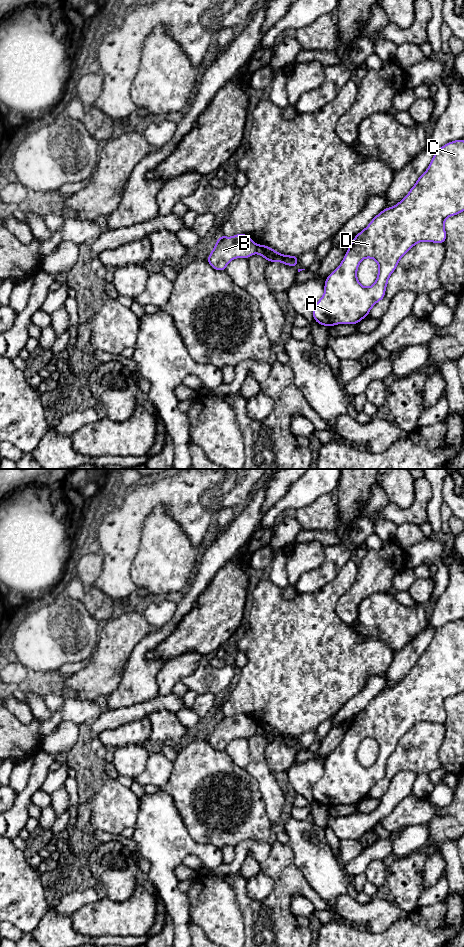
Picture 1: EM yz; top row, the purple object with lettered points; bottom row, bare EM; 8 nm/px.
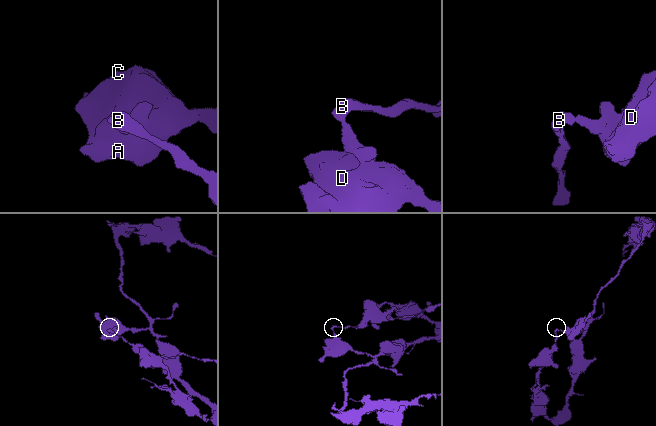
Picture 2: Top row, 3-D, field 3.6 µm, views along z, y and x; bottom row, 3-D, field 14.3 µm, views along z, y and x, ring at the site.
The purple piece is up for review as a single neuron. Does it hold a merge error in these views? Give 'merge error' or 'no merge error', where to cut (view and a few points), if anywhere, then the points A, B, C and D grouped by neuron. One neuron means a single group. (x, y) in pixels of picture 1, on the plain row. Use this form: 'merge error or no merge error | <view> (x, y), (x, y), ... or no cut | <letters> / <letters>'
merge error | yz (257, 725), (255, 732) | A C D / B

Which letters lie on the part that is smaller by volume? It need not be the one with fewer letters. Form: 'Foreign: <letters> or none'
Foreign: B

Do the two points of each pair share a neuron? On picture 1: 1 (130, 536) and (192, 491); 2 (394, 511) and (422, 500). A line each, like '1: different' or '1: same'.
1: same
2: same

